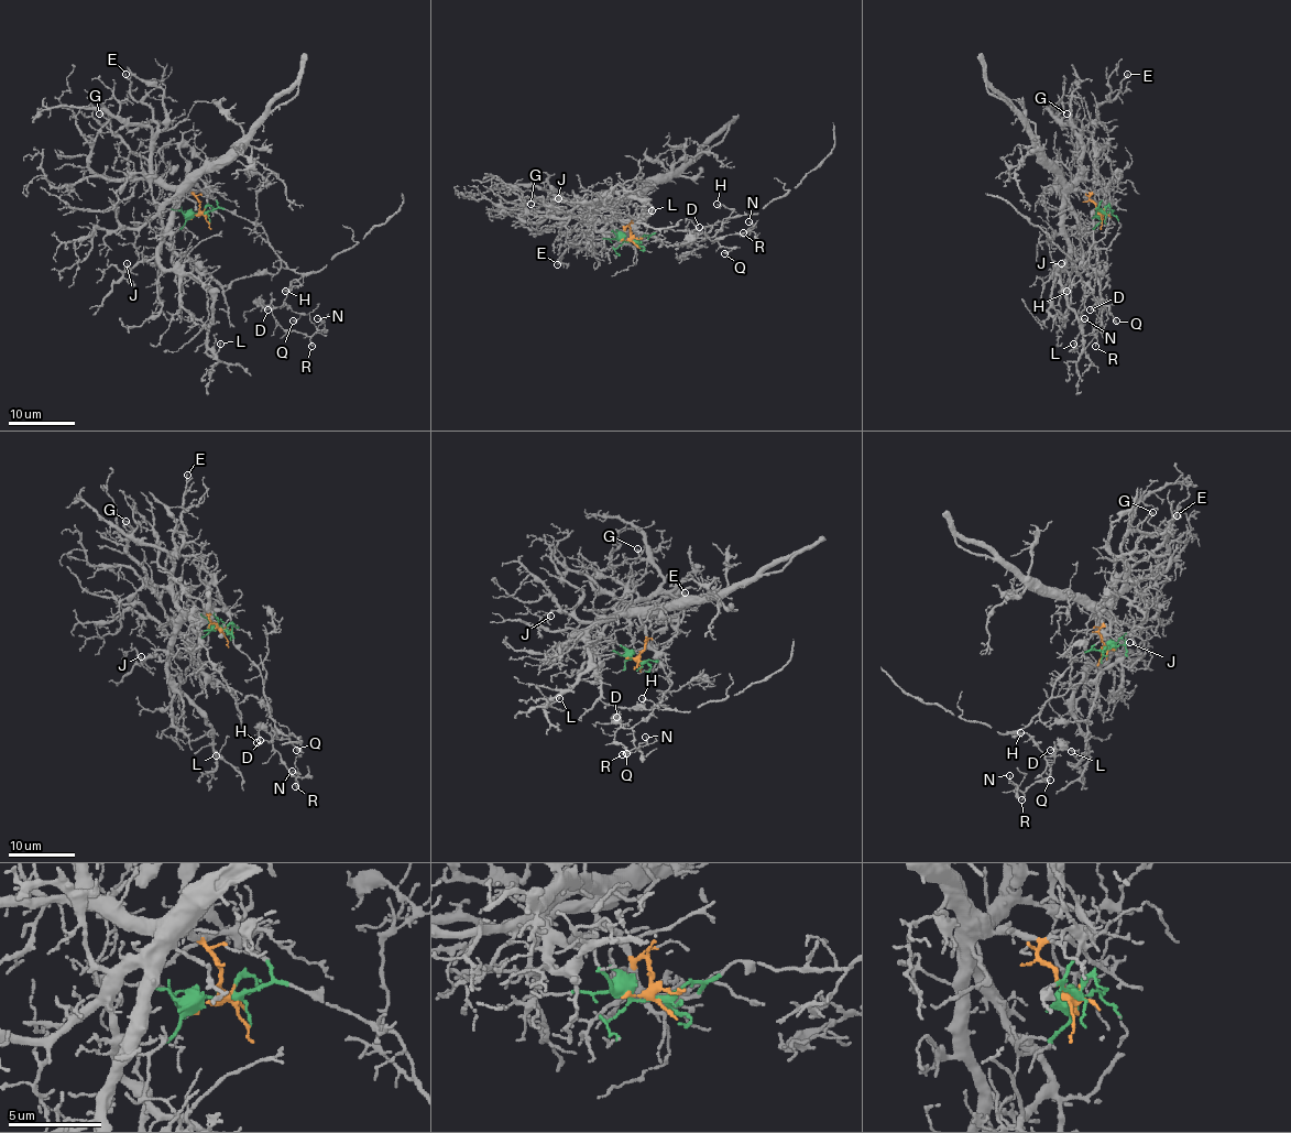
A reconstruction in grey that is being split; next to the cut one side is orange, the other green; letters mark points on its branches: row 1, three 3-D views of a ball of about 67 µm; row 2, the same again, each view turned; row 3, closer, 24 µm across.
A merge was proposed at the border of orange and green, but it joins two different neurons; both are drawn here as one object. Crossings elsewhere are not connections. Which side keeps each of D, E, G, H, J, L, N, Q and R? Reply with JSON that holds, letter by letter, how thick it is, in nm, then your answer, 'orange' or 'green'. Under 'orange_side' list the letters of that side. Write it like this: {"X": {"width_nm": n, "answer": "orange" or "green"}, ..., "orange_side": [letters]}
{"D": {"width_nm": 100, "answer": "green"}, "E": {"width_nm": 120, "answer": "orange"}, "G": {"width_nm": 130, "answer": "orange"}, "H": {"width_nm": 160, "answer": "green"}, "J": {"width_nm": 100, "answer": "orange"}, "L": {"width_nm": 130, "answer": "orange"}, "N": {"width_nm": 130, "answer": "green"}, "Q": {"width_nm": 140, "answer": "green"}, "R": {"width_nm": 110, "answer": "green"}, "orange_side": ["E", "G", "J", "L"]}

